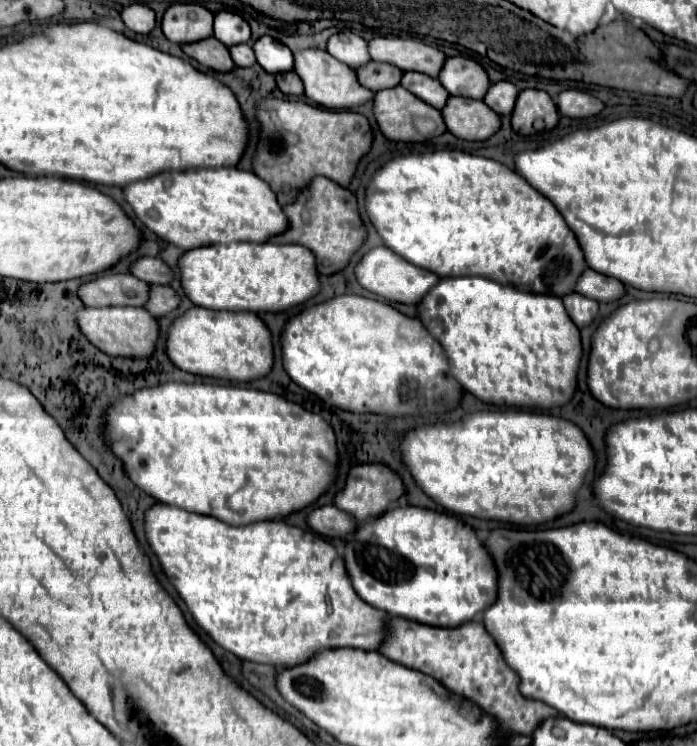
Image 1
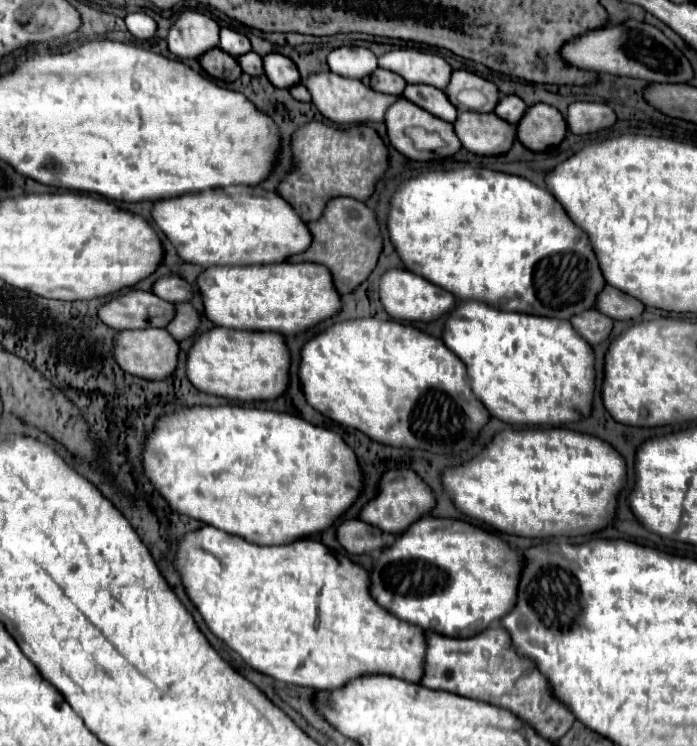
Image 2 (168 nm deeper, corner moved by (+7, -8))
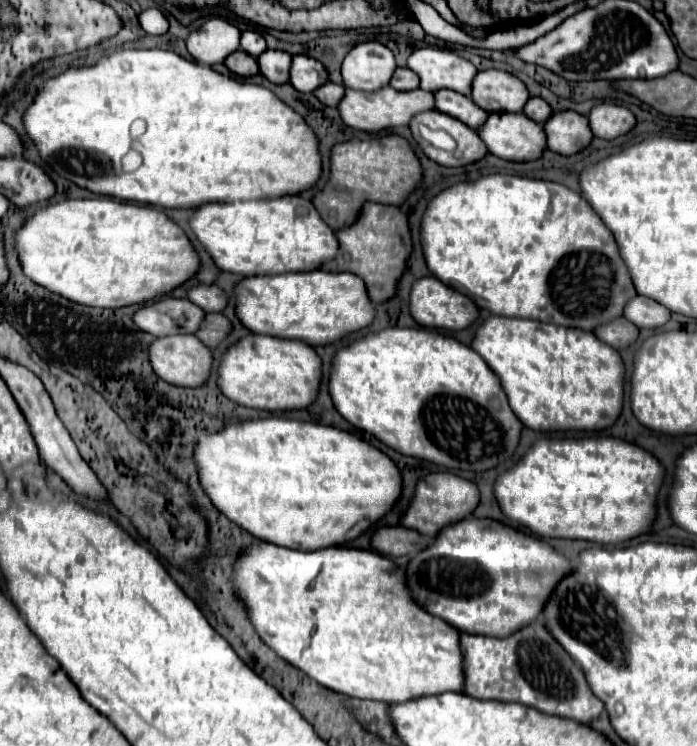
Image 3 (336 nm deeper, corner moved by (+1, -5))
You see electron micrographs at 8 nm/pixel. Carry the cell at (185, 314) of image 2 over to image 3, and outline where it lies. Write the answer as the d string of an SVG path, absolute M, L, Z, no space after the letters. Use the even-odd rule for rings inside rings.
M206 313L200 329L194 335L204 345L216 347L230 333L230 329L232 329L232 325L230 325L230 321L222 313Z

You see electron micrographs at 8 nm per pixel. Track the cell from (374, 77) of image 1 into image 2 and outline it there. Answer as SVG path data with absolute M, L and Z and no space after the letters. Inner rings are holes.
M378 68L370 76L366 76L362 82L368 84L372 90L378 90L384 94L394 94L394 96L400 96L406 88L406 80L400 74L384 70L384 68Z

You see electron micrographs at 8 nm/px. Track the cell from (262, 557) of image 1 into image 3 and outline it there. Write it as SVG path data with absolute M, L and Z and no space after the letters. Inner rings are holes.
M250 543L238 551L236 563L234 563L234 573L230 577L230 583L234 587L236 599L244 605L248 619L258 633L258 637L286 663L292 667L304 671L308 677L318 681L322 687L344 693L350 697L360 697L360 699L376 699L382 703L394 703L394 701L406 701L422 695L438 695L444 691L456 691L462 693L462 655L458 649L458 631L448 625L446 621L428 615L424 609L412 601L410 591L406 589L406 581L402 581L402 569L398 569L388 557L382 557L370 549L354 549L354 547L322 547L314 551L296 551L272 543Z

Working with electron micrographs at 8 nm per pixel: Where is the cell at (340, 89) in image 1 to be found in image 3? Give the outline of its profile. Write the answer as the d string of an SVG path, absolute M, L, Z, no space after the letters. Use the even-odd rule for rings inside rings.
M344 87L344 97L338 103L338 113L340 113L342 121L346 125L350 125L352 129L360 129L360 131L368 131L368 133L388 129L388 127L408 125L408 121L414 113L420 113L426 109L434 109L434 95L428 91L422 91L422 89L396 91L392 87L380 87L380 89L368 93L368 91Z

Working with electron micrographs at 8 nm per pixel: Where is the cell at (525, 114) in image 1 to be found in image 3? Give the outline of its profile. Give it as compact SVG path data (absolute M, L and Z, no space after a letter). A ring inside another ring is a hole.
M574 111L552 113L542 123L542 129L546 133L546 147L560 155L578 153L592 139L586 117Z

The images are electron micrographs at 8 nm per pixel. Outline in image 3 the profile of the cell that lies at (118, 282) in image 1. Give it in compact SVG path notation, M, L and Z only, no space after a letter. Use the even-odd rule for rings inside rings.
M162 297L152 303L144 303L134 311L132 321L154 337L166 337L174 333L194 333L204 319L204 311L186 301L174 297Z

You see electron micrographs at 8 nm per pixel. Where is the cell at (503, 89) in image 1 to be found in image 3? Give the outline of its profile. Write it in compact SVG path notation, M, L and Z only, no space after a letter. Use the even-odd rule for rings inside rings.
M530 97L530 99L526 101L522 113L524 113L526 117L530 117L532 121L542 123L542 121L552 113L552 109L550 109L550 105L548 105L544 99L540 99L540 97Z

